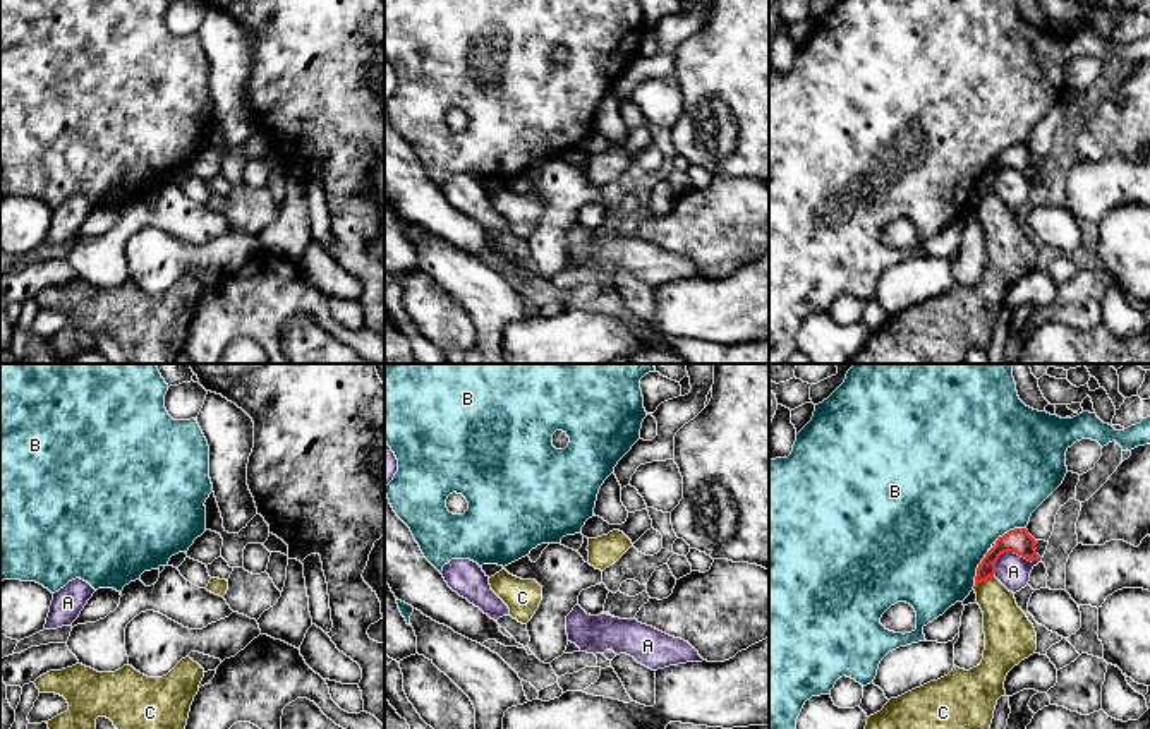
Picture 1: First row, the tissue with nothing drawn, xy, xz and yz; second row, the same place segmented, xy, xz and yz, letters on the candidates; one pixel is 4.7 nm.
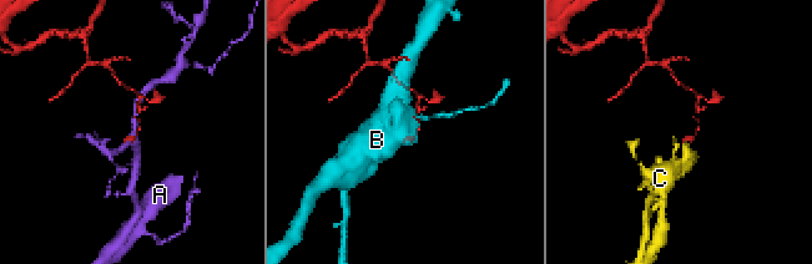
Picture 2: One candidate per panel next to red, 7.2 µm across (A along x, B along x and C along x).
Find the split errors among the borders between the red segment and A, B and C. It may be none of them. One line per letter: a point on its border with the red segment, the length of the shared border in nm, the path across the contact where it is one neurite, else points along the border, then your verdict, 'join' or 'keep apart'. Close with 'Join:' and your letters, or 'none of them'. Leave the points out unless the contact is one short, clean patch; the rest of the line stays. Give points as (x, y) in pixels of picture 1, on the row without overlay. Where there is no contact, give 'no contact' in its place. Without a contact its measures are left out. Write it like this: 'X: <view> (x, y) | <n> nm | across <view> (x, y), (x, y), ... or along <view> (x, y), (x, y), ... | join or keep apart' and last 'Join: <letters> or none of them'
A: yz (1010, 167) | 240 nm | keep apart
B: yz (977, 184) | 180 nm | keep apart
C: yz (984, 196) | 100 nm | along yz (992, 191), (975, 201) | keep apart
Join: none of them

